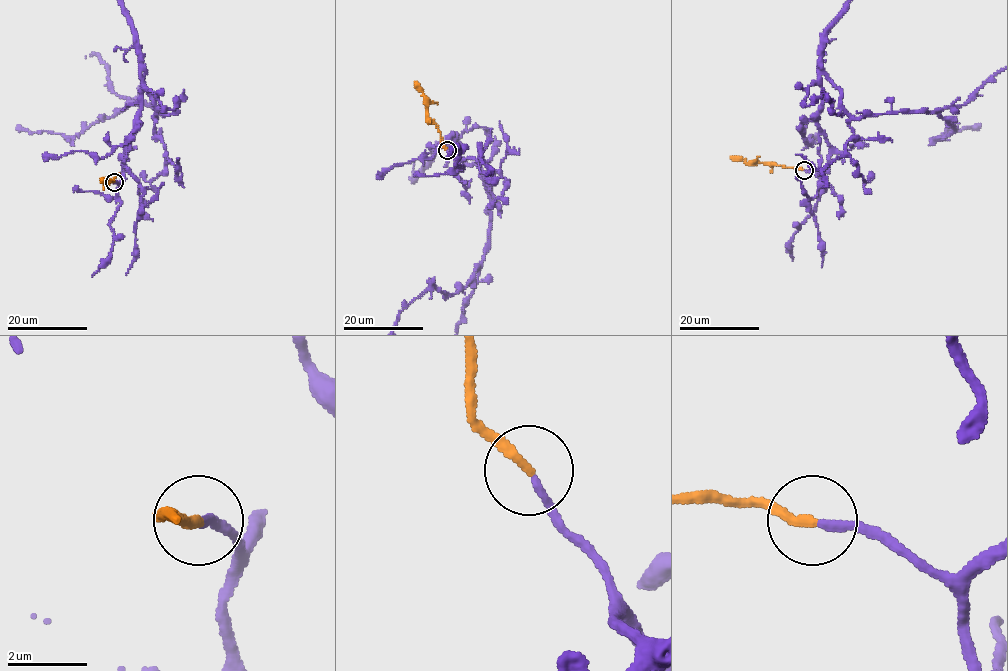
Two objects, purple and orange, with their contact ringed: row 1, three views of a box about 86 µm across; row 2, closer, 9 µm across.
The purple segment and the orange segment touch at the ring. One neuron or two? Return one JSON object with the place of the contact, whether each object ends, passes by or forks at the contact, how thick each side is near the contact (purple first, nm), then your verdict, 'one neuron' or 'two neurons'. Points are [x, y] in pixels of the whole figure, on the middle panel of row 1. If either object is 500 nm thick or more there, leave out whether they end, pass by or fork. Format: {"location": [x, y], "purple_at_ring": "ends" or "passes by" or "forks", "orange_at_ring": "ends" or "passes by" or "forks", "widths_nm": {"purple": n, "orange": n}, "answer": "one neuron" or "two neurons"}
{"location": [447, 150], "purple_at_ring": "ends", "orange_at_ring": "ends", "widths_nm": {"purple": 200, "orange": 240}, "answer": "one neuron"}

